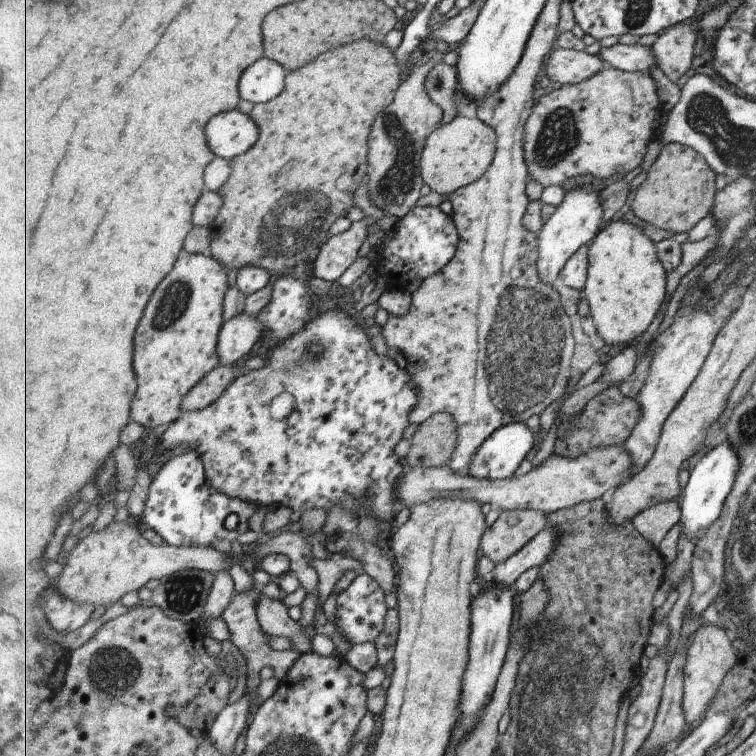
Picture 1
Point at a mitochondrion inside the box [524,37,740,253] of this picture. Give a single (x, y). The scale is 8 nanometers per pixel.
(558, 136)

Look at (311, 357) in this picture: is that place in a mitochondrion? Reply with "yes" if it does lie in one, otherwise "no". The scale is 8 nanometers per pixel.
yes

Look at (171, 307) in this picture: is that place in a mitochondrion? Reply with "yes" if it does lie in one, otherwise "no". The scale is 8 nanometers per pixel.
yes

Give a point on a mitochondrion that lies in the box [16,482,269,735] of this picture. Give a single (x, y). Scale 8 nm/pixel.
(111, 672)

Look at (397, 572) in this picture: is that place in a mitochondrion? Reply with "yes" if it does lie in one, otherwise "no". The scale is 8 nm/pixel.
no

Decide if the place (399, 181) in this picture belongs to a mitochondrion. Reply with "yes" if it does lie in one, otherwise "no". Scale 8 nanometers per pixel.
yes

